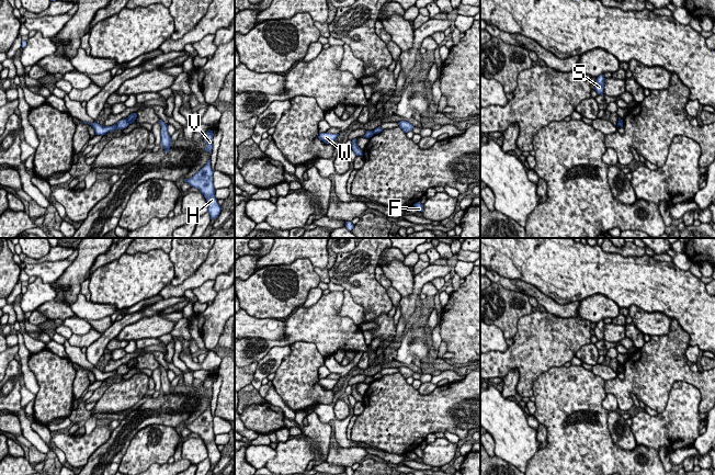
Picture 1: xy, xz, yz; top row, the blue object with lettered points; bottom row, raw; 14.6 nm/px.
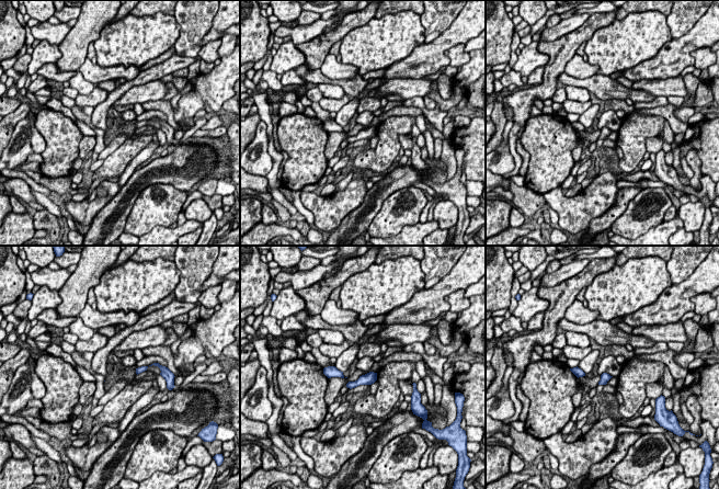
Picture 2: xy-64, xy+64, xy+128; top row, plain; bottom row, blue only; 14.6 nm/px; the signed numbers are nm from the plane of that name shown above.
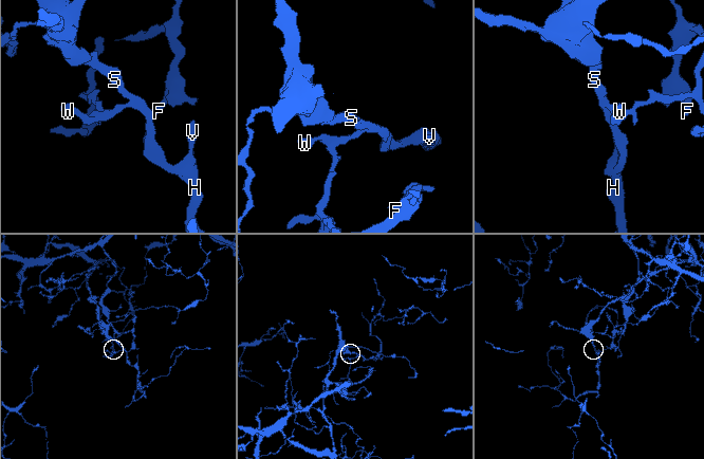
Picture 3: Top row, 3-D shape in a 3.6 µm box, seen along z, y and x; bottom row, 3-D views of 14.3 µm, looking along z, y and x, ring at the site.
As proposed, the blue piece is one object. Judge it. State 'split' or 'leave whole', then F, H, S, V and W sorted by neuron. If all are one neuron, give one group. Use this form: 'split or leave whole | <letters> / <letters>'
split | F W / H S V

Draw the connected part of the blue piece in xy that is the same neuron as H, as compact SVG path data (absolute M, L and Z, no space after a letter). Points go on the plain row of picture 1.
M211 405L206 410L196 418L192 423L184 425L186 429L191 432L196 433L204 441L207 448L207 457L211 461L211 465L217 464L222 452L218 450L217 444L215 443L215 433L213 429L213 415L211 412Z

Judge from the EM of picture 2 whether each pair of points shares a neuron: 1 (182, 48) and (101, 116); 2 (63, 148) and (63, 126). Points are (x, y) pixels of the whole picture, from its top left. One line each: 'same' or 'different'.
1: different
2: same

